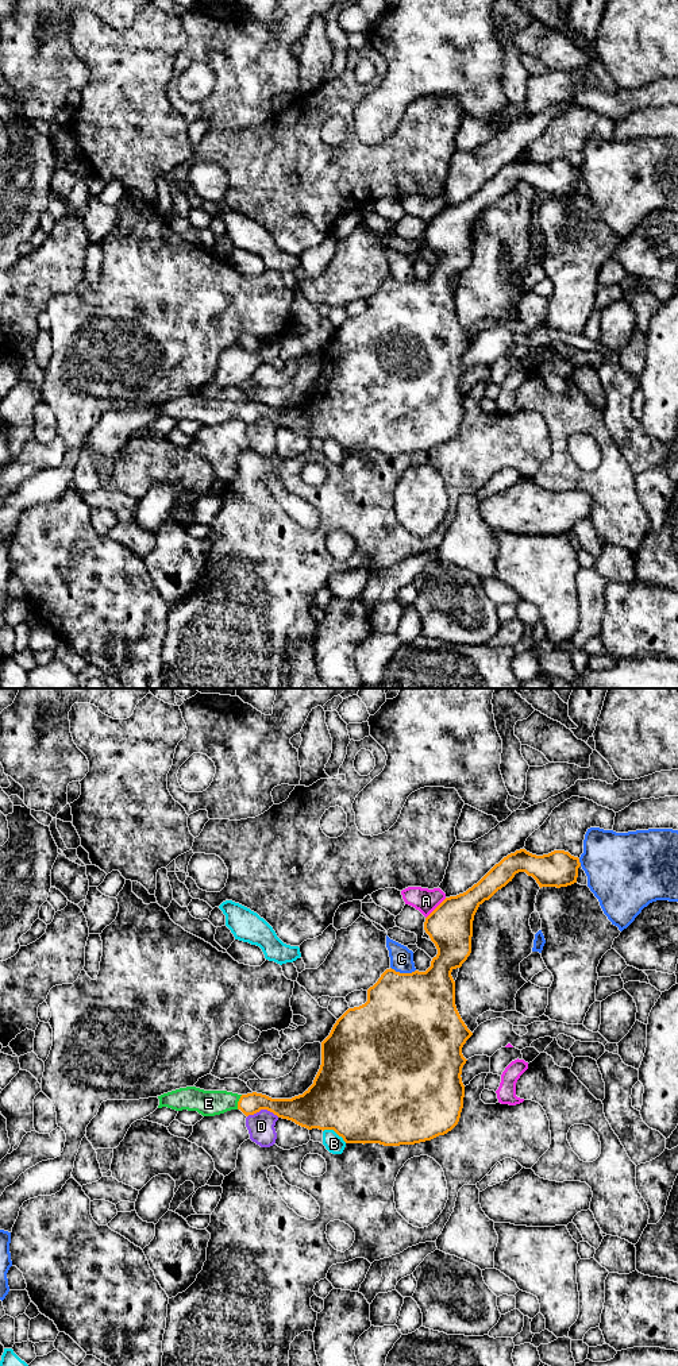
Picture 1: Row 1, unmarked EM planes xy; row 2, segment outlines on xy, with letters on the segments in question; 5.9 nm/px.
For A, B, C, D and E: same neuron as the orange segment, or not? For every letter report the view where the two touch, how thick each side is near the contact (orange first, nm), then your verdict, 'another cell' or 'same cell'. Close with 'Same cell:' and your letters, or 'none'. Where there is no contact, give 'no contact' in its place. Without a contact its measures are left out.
A: xy | 280/150 nm | another cell
B: xy | 500/110 nm | another cell
C: xy | 500/140 nm | another cell
D: xy | 200/160 nm | another cell
E: xy | 130/160 nm | same cell
Same cell: E

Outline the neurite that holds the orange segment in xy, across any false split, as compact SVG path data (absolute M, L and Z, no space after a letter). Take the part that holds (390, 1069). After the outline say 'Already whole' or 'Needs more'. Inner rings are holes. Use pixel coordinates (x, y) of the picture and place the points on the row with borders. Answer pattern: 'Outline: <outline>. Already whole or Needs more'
Outline: M525 849L504 857L477 884L466 892L446 898L424 922L424 930L438 949L425 972L400 973L386 969L378 981L367 989L367 1002L348 1008L321 1042L321 1065L313 1084L292 1099L271 1099L262 1093L238 1095L227 1091L204 1091L196 1087L180 1088L158 1096L158 1108L197 1111L203 1116L215 1116L240 1110L246 1116L267 1110L308 1130L334 1130L346 1143L380 1143L384 1146L415 1145L431 1141L451 1131L459 1122L463 1108L465 1085L462 1068L466 1058L462 1047L473 1035L455 1006L455 981L451 972L461 968L471 953L473 921L478 907L505 887L516 873L525 872L539 887L567 887L577 883L579 858L565 850L536 856Z. Needs more

